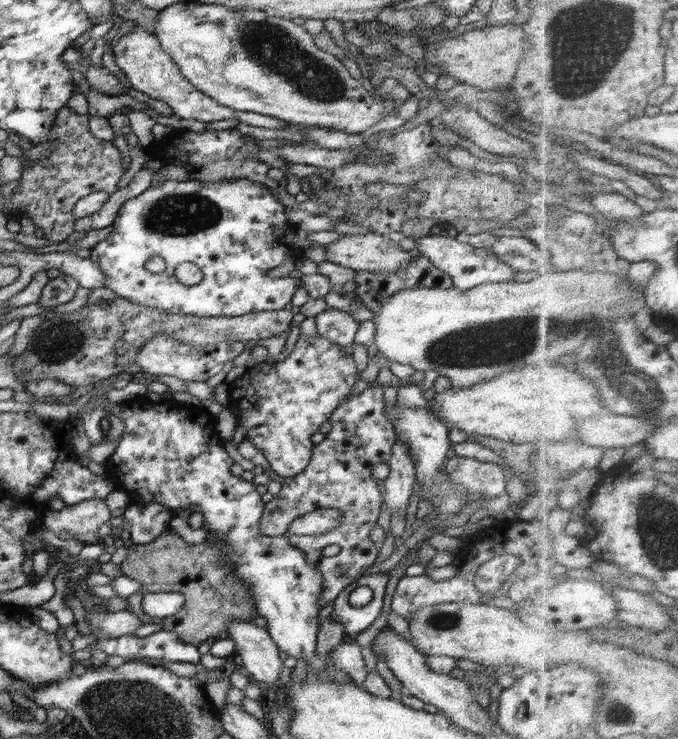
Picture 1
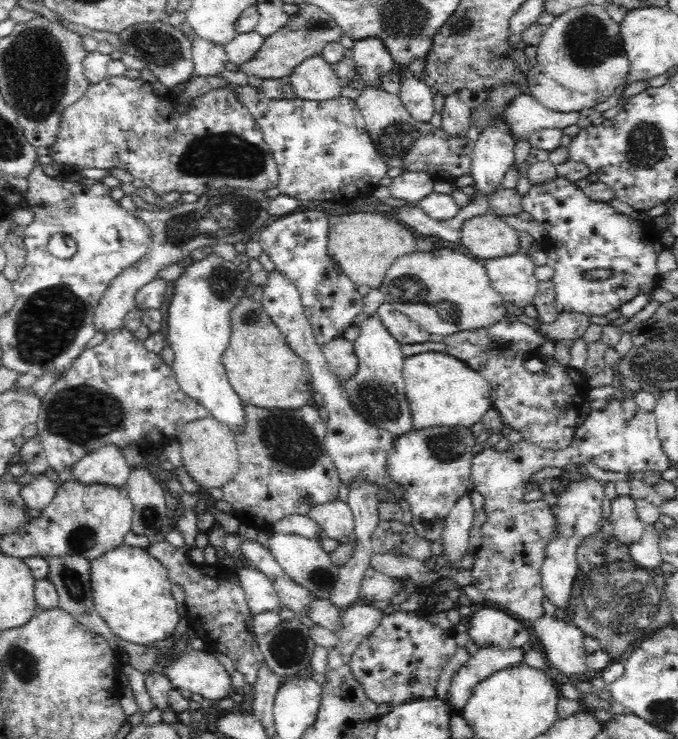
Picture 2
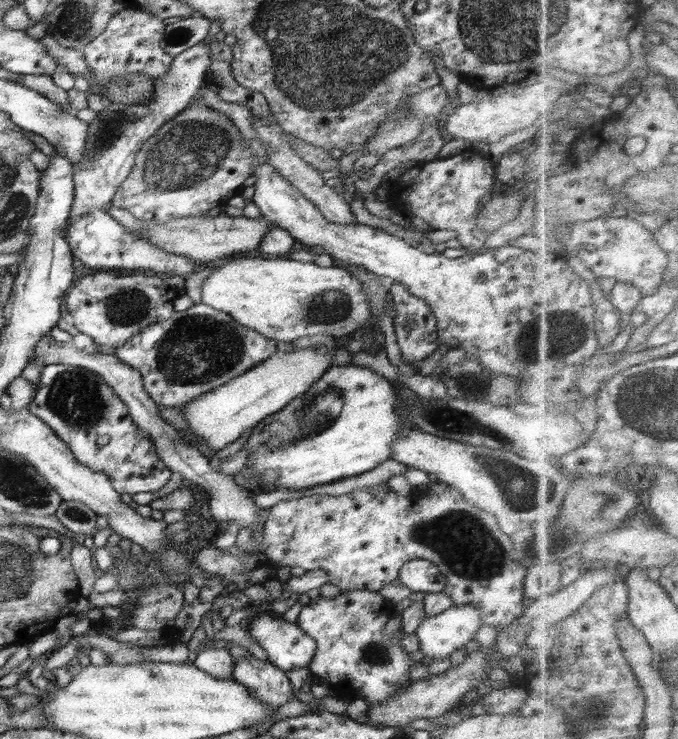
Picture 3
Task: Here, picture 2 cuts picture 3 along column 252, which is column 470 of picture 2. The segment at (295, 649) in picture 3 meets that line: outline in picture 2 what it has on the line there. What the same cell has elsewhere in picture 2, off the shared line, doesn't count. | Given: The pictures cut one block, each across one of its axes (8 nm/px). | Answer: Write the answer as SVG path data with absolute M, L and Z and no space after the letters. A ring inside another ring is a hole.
M490 607L476 609L465 620L465 623L468 626L467 631L472 638L472 642L479 648L486 646L486 644L497 644L500 648L521 648L526 642L531 642L528 633L529 626L503 609L498 610Z

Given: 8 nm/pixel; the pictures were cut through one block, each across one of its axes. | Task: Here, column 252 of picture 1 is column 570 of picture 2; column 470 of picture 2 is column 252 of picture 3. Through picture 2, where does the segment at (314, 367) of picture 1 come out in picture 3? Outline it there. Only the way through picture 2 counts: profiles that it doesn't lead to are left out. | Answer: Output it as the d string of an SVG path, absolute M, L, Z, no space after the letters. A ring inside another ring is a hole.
M199 303L182 312L176 311L168 320L151 324L128 342L114 346L114 355L142 375L144 388L155 403L166 408L183 408L187 402L200 398L205 392L222 386L270 358L278 350L275 343L263 334L236 322L230 314Z

